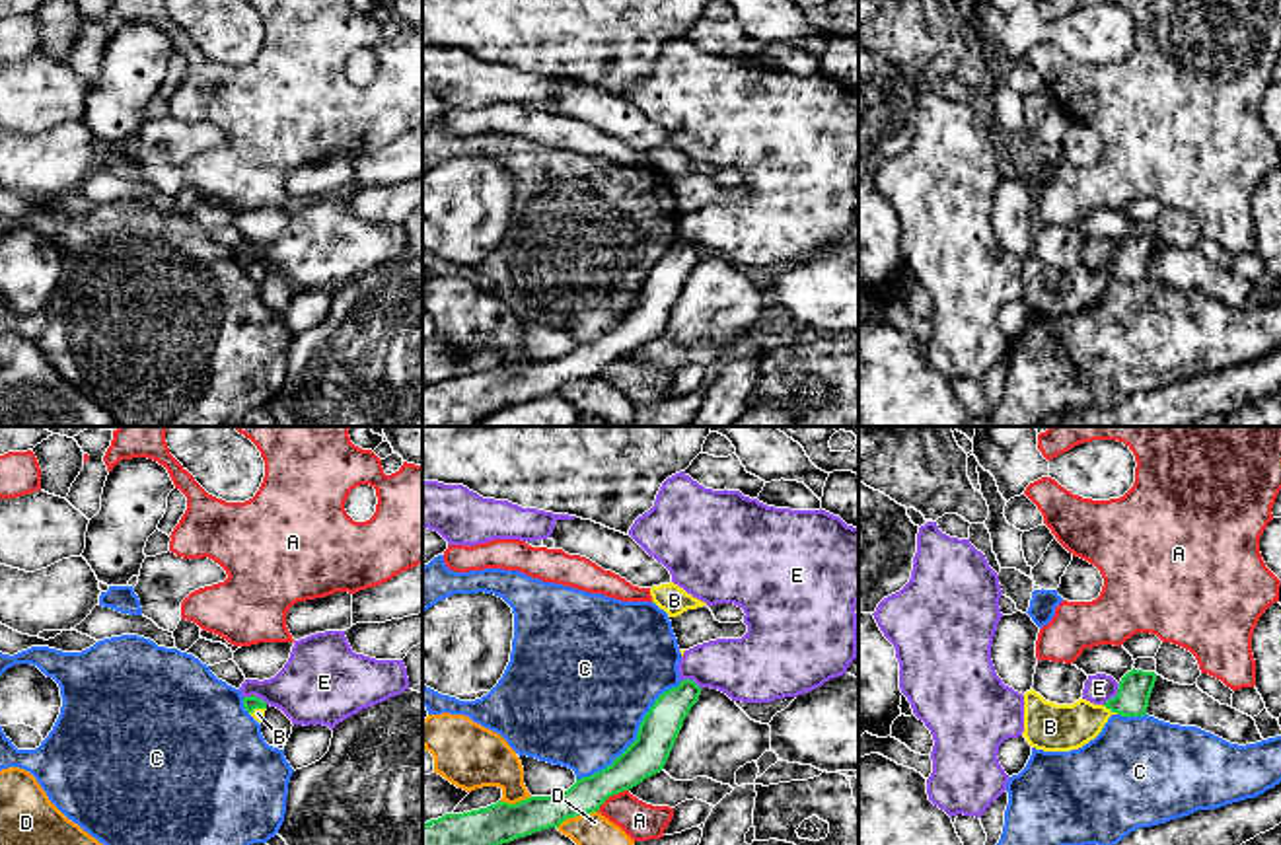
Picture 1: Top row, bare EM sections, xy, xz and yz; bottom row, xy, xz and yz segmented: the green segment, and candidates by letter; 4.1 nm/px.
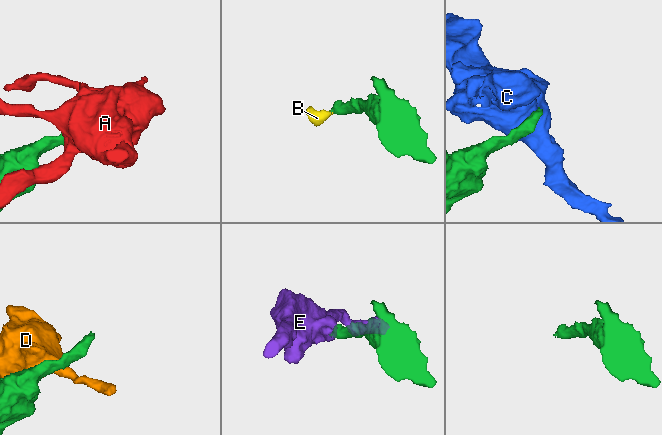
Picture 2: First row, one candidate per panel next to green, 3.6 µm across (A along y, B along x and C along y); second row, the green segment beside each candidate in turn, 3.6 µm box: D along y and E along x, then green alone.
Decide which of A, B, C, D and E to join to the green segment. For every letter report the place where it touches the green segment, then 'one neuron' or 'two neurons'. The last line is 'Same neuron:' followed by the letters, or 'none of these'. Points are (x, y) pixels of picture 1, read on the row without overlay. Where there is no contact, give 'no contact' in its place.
A: contact xz (612, 359); two neurons
B: contact yz (1110, 273); one neuron
C: contact xz (637, 300); two neurons
D: contact xz (577, 378); two neurons
E: contact yz (1116, 259); two neurons
Same neuron: B

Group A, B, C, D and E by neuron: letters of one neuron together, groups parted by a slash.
A / B / C / D / E

